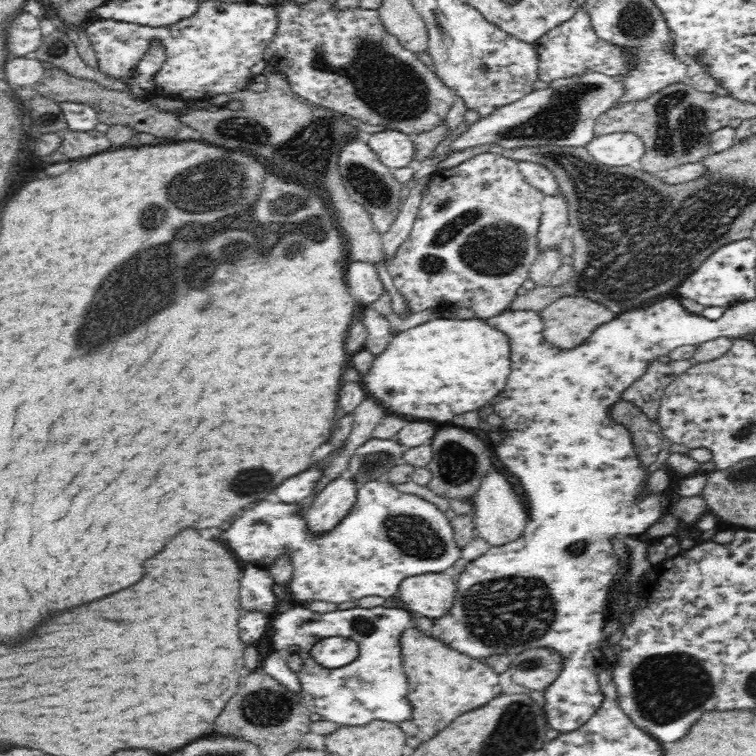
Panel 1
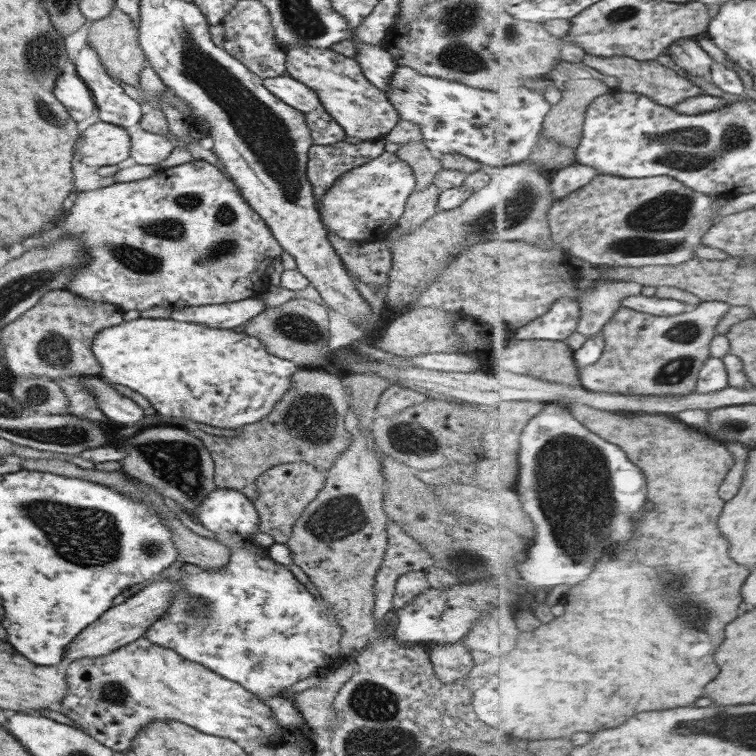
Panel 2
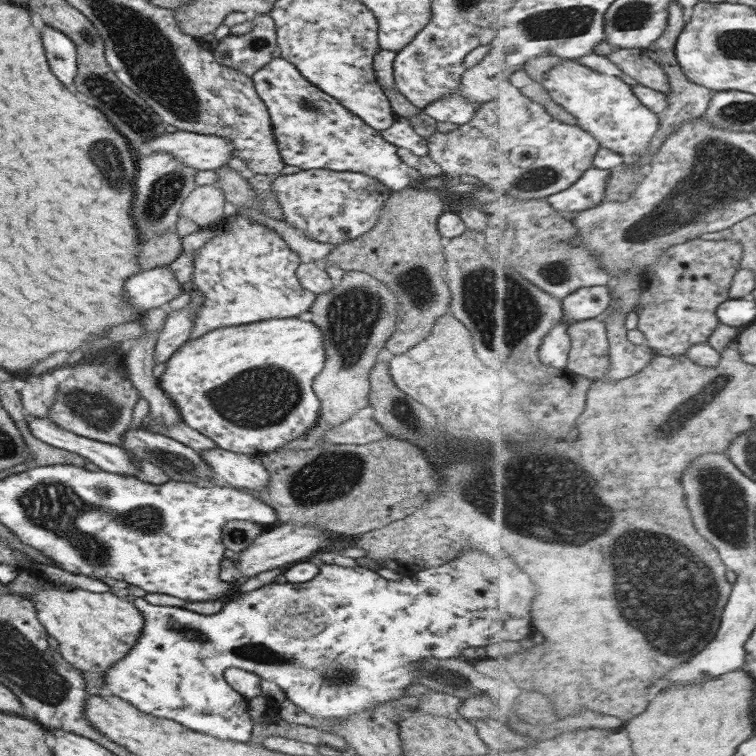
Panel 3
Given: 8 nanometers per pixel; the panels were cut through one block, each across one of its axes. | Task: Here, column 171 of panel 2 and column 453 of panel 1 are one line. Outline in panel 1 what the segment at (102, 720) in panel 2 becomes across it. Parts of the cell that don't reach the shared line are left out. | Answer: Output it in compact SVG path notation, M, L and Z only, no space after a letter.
M416 626L408 627L401 634L400 642L403 669L409 686L407 698L412 707L412 722L422 734L436 736L457 716L484 706L502 692L498 673L483 660L450 648Z

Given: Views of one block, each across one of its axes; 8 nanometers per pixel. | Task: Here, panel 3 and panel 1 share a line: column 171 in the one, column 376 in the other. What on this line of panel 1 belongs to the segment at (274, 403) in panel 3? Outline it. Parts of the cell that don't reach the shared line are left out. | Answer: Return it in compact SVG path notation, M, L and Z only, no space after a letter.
M439 316L423 323L422 326L415 326L406 331L396 333L393 337L390 344L388 344L380 354L374 356L371 368L368 369L366 373L361 374L360 383L366 395L378 399L378 403L380 403L384 409L388 410L388 413L396 413L410 420L426 420L434 421L443 426L450 425L450 421L454 416L458 416L458 414L464 412L472 412L472 410L478 411L481 407L486 406L486 404L491 404L496 394L502 392L502 388L506 386L508 374L510 374L510 340L508 339L508 335L496 328L492 328L492 326L488 326L488 323L482 319L474 317L471 319L456 320L455 318L446 319Z

